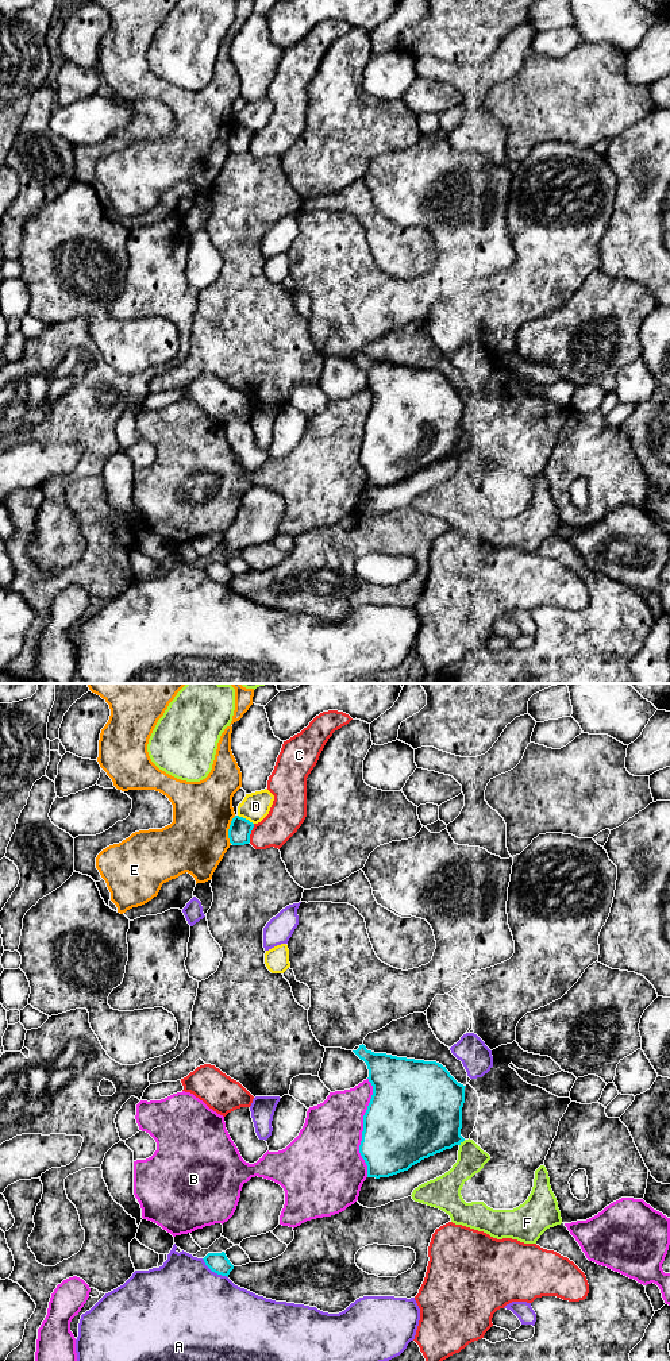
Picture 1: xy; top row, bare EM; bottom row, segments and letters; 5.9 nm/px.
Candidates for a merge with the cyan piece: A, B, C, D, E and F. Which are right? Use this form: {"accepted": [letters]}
{"accepted": []}

